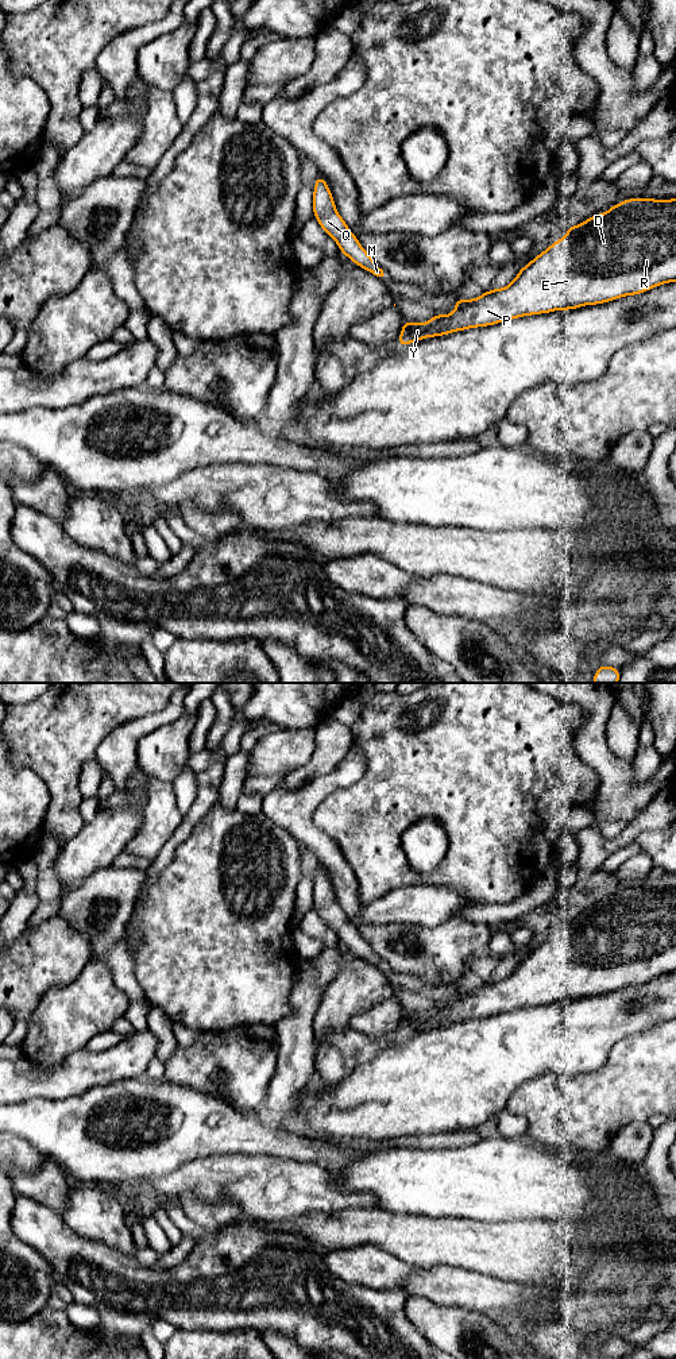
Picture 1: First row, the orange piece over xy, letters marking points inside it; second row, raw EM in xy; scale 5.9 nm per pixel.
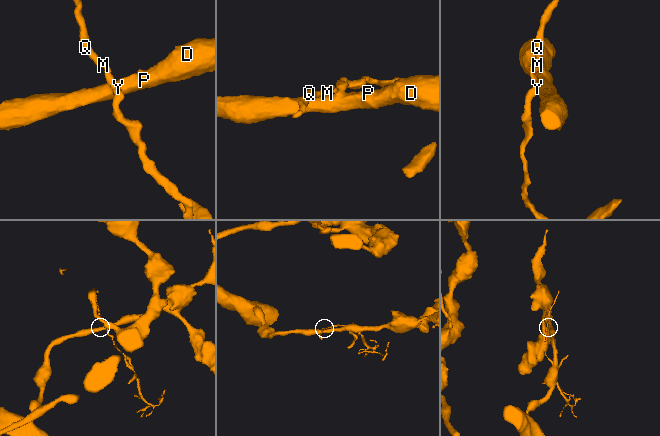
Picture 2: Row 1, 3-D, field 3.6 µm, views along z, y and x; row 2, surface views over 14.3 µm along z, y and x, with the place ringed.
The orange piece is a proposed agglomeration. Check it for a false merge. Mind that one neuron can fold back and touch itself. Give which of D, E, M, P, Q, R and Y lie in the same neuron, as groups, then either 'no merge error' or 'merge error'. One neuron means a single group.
groups D E P R Y / M Q; merge error

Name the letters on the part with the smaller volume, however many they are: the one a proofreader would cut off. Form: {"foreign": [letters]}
{"foreign": ["M", "Q"]}

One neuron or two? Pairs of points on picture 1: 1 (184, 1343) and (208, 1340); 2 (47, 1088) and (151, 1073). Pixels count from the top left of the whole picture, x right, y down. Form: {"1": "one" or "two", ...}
{"1": "one", "2": "two"}

